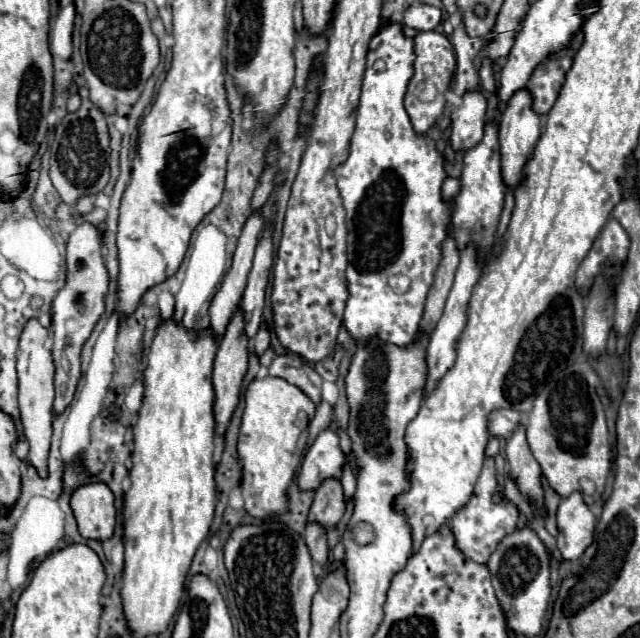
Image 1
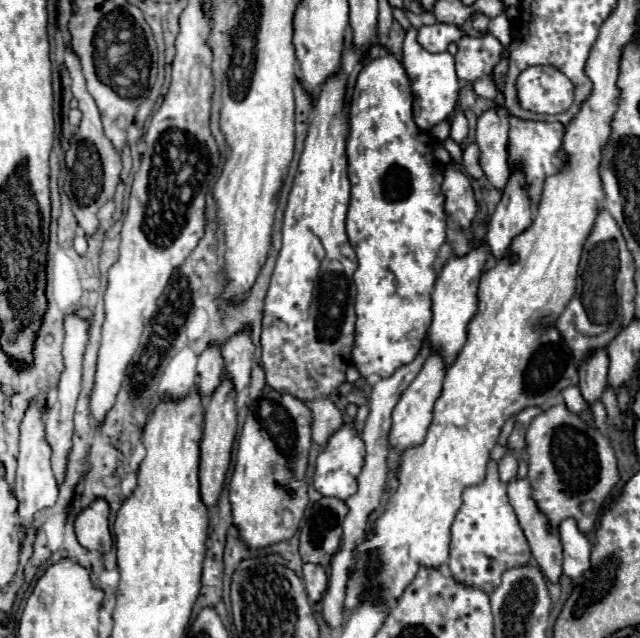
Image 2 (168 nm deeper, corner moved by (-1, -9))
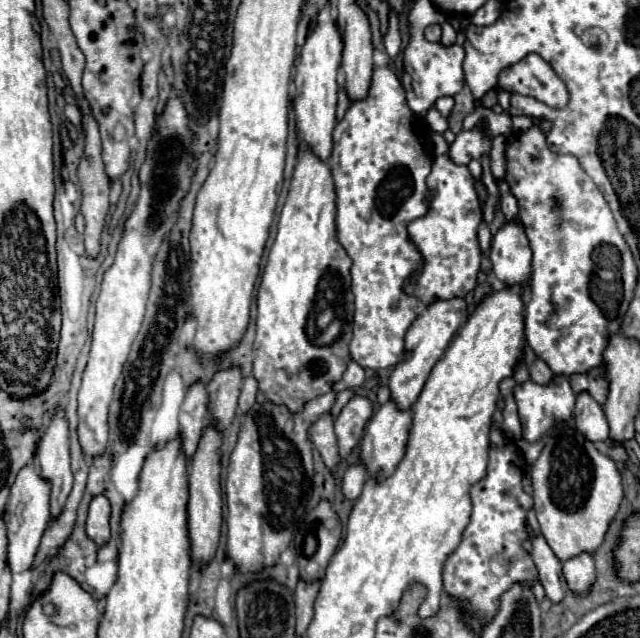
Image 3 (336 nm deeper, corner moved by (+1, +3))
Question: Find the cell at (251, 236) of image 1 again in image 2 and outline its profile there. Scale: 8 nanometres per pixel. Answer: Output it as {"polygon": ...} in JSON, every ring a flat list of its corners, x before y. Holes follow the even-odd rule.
{"polygon":[[210,344,208,350,200,354,198,368,196,368,196,388,202,396,212,396,214,388,222,380,222,370,224,370,224,358,220,346]]}

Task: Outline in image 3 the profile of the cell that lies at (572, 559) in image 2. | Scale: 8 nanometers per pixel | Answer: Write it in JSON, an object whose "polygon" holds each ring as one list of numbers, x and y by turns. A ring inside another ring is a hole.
{"polygon":[[580,554,572,560,564,562,564,578,568,582,568,588,578,594,586,596,590,594,594,582,596,582,596,570,594,570,594,560,588,554]]}

